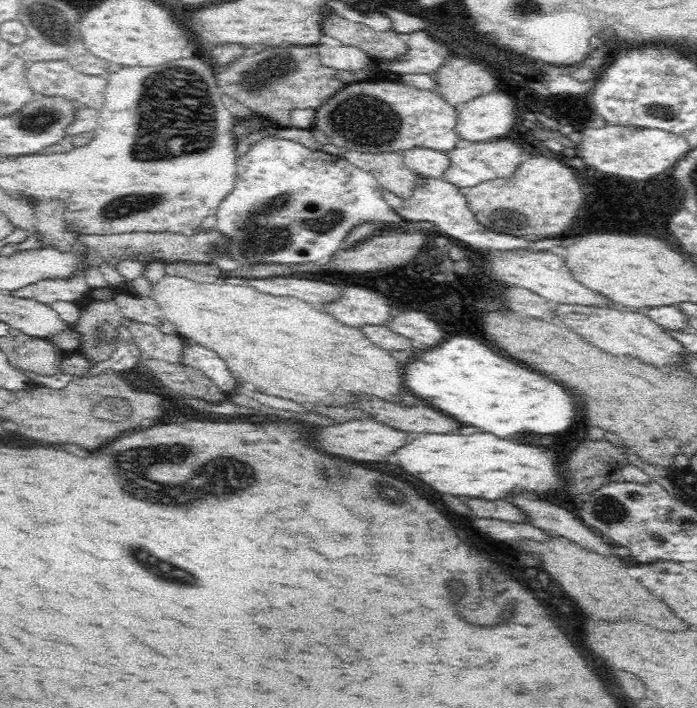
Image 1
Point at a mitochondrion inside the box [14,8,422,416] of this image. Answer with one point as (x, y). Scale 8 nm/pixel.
(166, 106)

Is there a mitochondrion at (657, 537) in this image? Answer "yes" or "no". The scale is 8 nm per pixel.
yes

